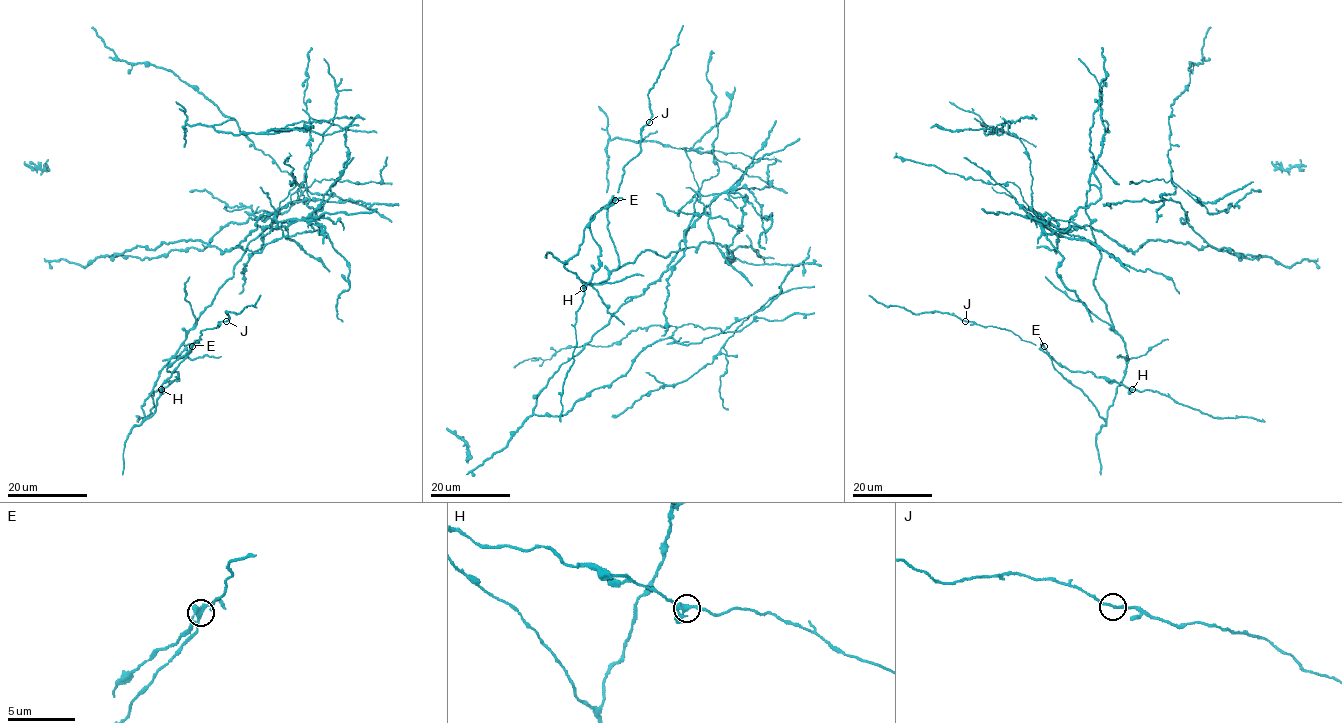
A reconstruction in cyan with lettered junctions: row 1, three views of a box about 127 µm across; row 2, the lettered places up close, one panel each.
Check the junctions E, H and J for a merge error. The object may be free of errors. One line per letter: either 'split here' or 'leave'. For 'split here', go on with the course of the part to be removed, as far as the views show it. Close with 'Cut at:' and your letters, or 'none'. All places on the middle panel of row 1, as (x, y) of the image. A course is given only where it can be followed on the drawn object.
E: split here | (614, 200), (581, 281), (731, 257), (745, 202), (535, 414), (754, 318), (514, 366)
H: leave
J: leave
Cut at: E

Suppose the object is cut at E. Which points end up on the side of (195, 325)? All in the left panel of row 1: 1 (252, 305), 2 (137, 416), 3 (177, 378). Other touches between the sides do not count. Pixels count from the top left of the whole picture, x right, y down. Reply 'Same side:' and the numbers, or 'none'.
Same side: none

